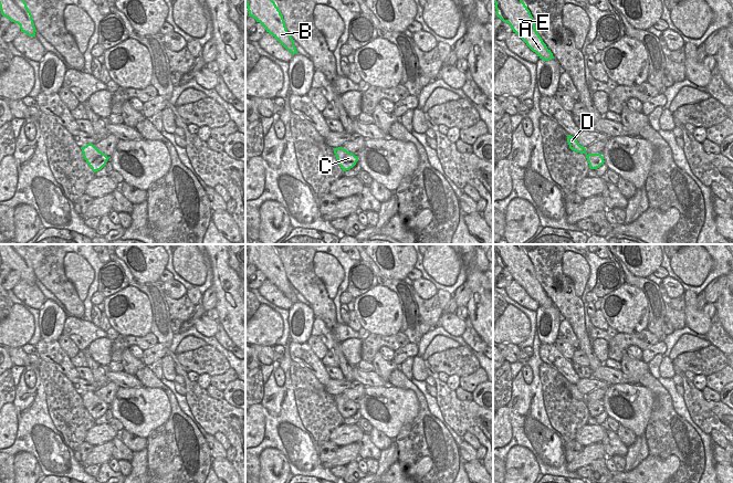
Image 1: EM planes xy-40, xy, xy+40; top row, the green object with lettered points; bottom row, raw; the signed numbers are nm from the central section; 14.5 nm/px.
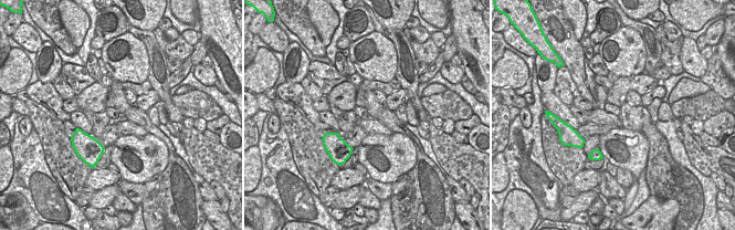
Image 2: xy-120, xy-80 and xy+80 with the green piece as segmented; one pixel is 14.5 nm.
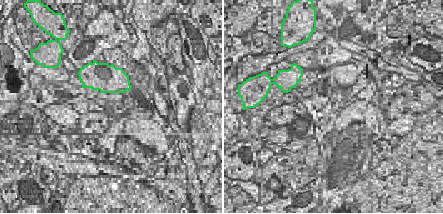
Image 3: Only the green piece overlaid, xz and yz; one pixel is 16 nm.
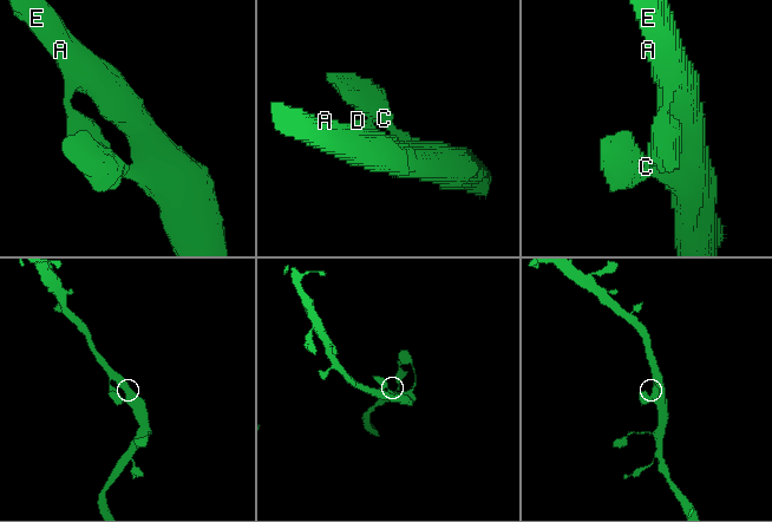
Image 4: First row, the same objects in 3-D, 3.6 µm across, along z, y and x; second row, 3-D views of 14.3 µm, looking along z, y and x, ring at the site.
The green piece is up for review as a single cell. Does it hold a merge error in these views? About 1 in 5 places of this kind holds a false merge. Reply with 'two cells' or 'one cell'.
one cell

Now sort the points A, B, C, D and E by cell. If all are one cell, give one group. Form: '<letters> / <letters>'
A B C D E

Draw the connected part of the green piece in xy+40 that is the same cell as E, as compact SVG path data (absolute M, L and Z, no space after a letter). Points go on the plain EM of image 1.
M493 244L496 263L506 270L540 306L549 308L554 306L536 279L534 266L520 244Z

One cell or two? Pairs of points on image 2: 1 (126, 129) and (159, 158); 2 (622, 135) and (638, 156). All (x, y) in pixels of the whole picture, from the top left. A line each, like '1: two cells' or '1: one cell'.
1: two cells
2: one cell

